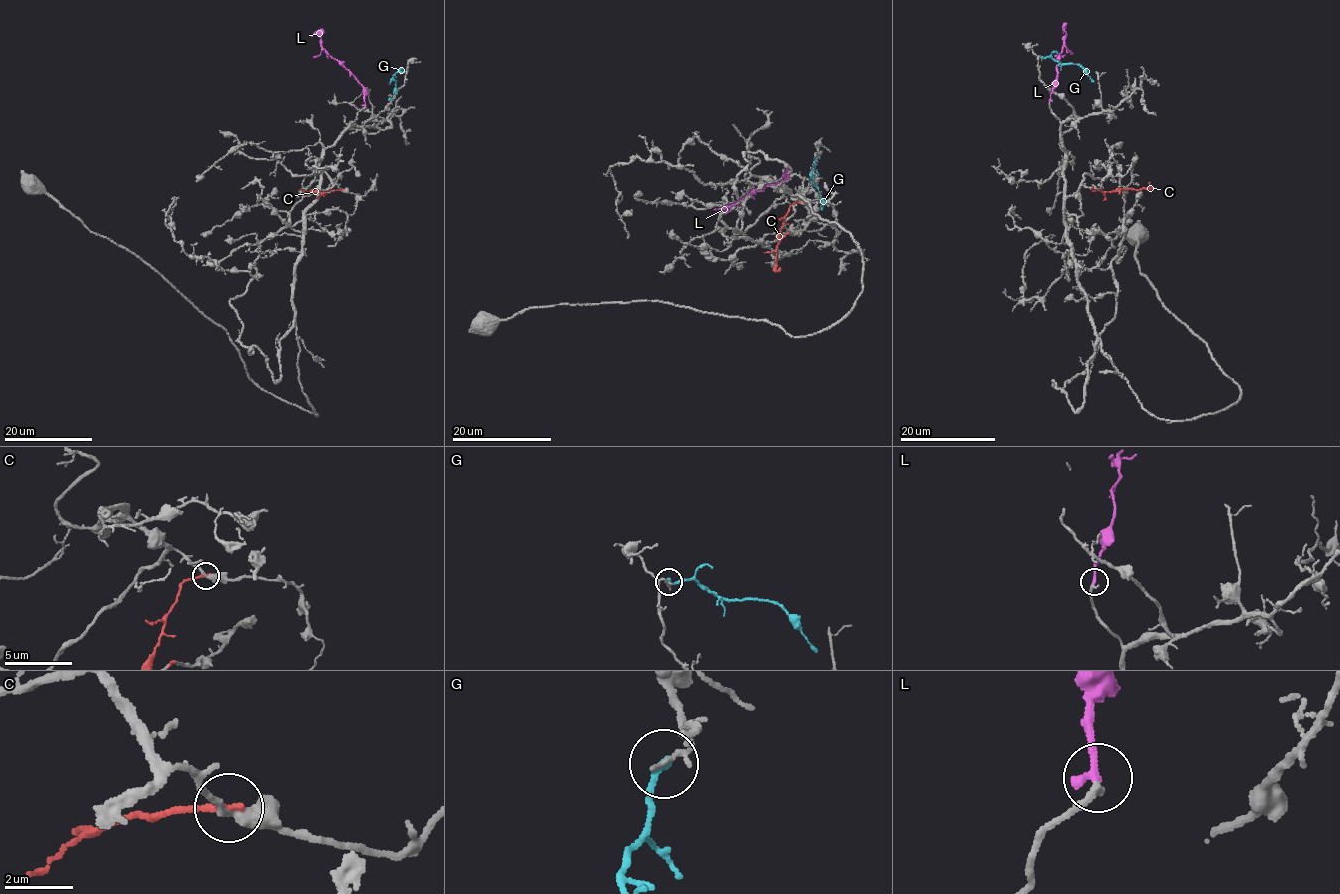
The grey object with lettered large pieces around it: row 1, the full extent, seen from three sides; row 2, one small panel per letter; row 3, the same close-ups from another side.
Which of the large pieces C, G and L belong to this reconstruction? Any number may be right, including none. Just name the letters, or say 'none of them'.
L

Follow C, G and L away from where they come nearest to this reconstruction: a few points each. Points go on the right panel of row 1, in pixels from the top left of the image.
C: (1092, 188), (1113, 192), (1149, 189), (1149, 182)
G: (1041, 58), (1051, 56), (1062, 63), (1078, 65), (1093, 82)
L: (1051, 99), (1058, 74), (1058, 57), (1065, 41), (1063, 33)

